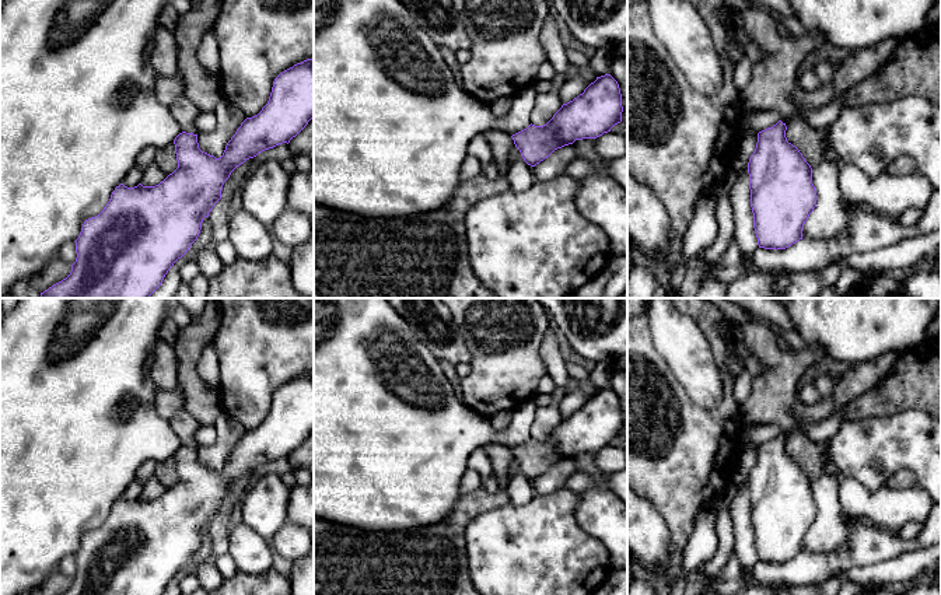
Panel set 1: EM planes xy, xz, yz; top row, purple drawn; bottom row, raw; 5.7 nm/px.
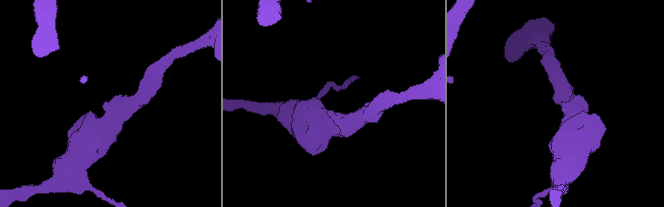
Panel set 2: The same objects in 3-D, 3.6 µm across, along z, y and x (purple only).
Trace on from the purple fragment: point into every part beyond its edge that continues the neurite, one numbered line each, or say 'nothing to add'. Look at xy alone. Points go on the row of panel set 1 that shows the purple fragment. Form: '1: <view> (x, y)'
nothing to add

